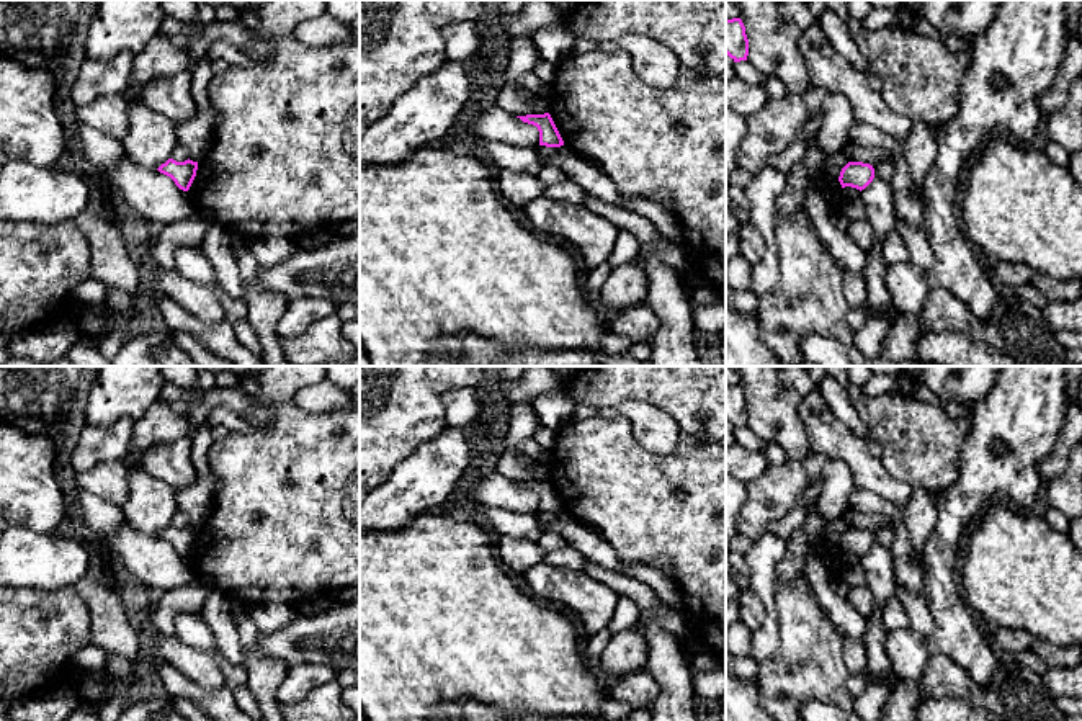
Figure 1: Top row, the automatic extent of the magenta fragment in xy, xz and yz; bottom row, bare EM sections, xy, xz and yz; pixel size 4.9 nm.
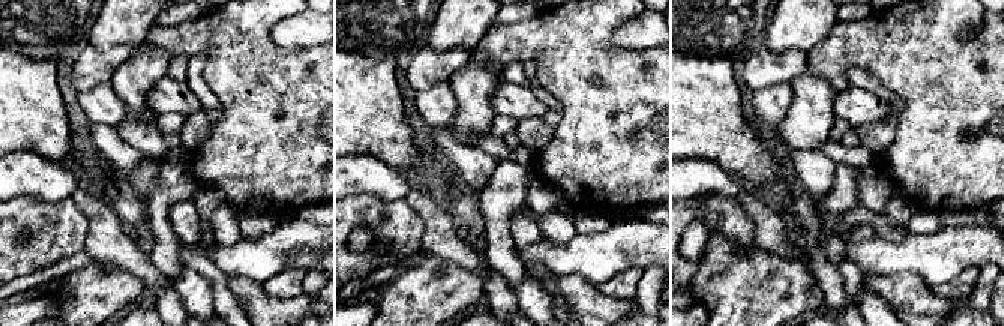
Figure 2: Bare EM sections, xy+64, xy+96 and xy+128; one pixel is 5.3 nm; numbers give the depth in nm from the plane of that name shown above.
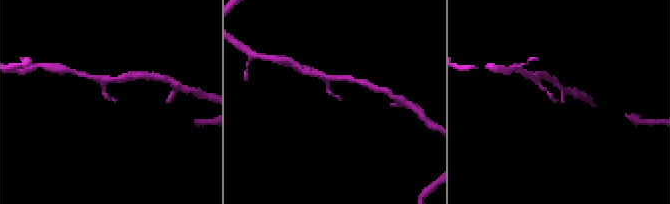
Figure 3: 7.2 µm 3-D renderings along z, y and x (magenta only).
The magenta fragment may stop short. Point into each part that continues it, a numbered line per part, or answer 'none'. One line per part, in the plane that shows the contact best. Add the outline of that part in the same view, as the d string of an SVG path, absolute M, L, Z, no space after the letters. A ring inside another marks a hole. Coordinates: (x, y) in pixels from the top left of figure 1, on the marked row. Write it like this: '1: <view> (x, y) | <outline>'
none

